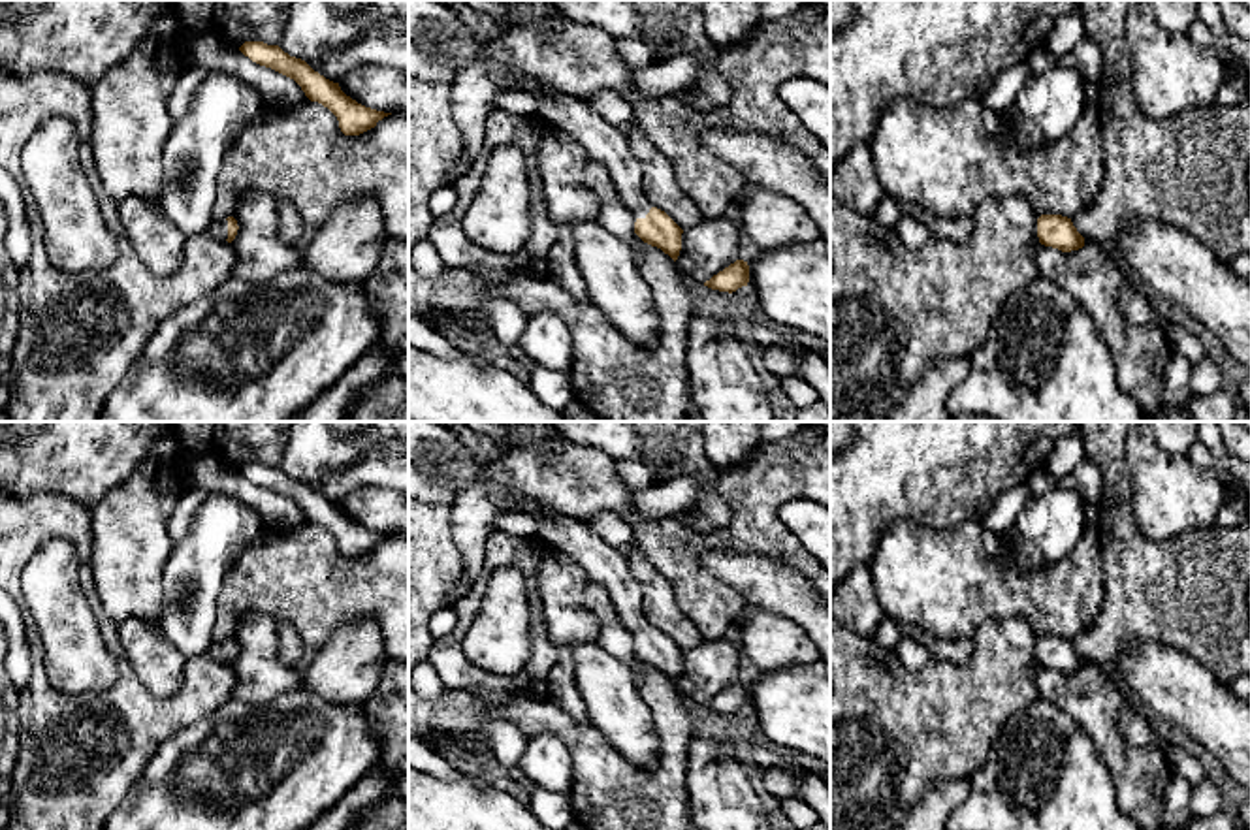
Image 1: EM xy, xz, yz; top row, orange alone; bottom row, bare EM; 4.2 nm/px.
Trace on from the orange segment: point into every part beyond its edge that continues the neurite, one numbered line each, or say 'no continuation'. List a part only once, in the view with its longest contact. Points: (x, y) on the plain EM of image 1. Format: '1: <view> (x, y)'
1: xy (219, 650)

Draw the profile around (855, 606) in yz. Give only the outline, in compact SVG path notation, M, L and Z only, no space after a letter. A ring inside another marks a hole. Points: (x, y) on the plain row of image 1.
M868 563L853 567L834 582L830 619L845 632L873 640L885 619Z

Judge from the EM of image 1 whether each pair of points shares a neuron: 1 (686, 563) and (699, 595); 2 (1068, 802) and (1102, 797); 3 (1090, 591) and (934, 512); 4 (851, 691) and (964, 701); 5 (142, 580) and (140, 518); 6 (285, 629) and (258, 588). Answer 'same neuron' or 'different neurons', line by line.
1: same neuron
2: same neuron
3: different neurons
4: same neuron
5: same neuron
6: different neurons

